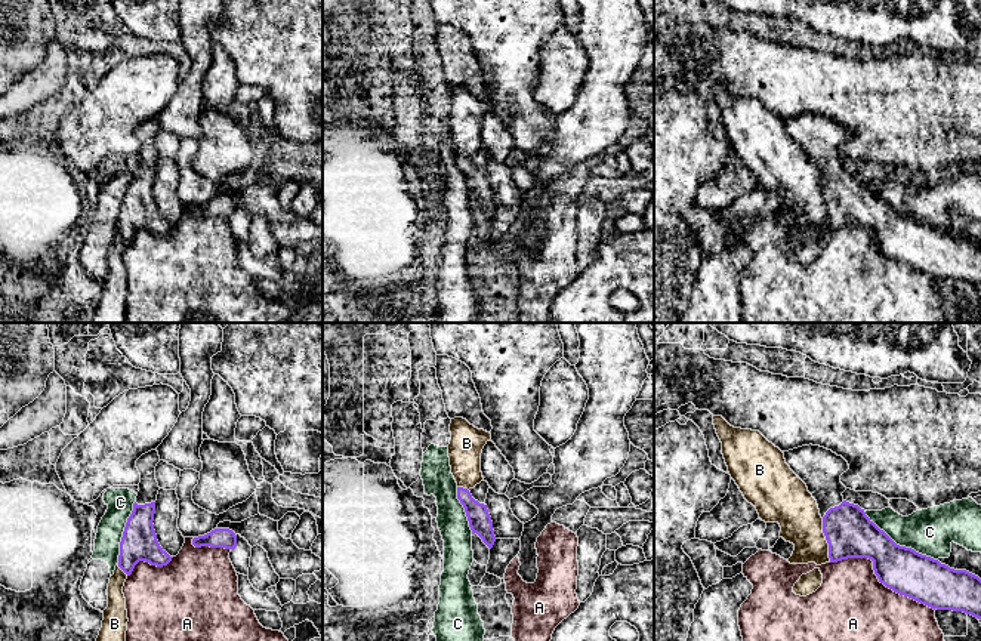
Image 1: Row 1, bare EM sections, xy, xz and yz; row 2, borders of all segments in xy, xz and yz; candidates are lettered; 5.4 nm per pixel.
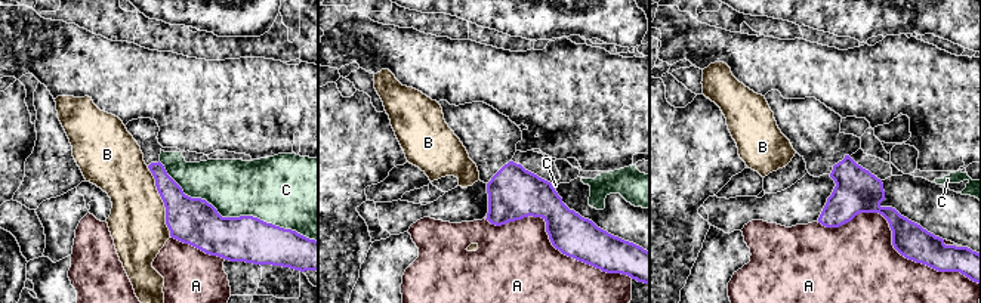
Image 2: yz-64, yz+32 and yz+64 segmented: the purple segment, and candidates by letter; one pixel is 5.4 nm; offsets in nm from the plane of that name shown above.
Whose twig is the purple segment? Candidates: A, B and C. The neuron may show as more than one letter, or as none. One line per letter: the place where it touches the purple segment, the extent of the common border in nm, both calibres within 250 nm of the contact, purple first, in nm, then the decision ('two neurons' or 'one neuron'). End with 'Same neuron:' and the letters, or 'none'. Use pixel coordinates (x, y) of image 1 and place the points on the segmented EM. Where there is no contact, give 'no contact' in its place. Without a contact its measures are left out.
A: contact yz (878, 578); length 650 nm; calibres 260 and 400 nm; two neurons
B: contact yz (826, 539); length 240 nm; calibres 260 and 240 nm; two neurons
C: contact yz (898, 545); length 480 nm; calibres 260 and 260 nm; two neurons
Same neuron: none

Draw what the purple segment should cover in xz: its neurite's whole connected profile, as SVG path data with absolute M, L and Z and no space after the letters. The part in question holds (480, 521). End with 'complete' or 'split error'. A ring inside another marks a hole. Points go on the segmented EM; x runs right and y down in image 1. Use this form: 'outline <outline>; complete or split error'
outline M481 481L469 490L457 487L457 499L465 508L472 533L476 533L491 549L496 542L496 536L493 521L485 505L488 489L490 486L487 481Z; split error

